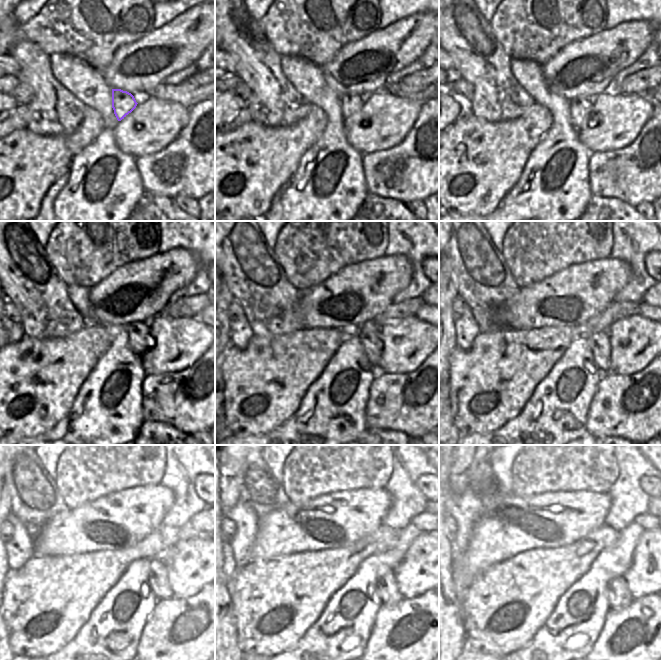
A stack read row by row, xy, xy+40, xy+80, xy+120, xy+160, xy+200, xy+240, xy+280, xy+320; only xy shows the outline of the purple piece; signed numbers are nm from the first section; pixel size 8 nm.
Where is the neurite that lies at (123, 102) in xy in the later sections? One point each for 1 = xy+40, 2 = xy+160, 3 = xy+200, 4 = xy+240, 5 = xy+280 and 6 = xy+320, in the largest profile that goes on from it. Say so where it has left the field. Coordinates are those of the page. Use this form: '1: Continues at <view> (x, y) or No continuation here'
1: Continues at xy+40 (351, 103)
2: Continues at xy+160 (368, 333)
3: Continues at xy+200 (599, 343)
4: Continues at xy+240 (158, 576)
5: Continues at xy+280 (386, 587)
6: Continues at xy+320 (619, 597)

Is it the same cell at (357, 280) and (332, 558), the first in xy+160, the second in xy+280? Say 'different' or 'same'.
different

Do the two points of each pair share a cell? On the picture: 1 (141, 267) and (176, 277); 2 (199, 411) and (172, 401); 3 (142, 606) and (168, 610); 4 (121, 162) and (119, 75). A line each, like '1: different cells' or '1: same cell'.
1: same cell
2: same cell
3: different cells
4: different cells

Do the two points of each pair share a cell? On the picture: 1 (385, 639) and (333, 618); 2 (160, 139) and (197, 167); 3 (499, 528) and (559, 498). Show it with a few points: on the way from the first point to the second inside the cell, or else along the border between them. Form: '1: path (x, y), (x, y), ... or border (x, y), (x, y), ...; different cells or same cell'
1: border (378, 611), (364, 649); different cells
2: border (183, 128), (164, 148), (150, 154), (145, 154); different cells
3: path (524, 531), (552, 542), (564, 534), (561, 523); same cell

